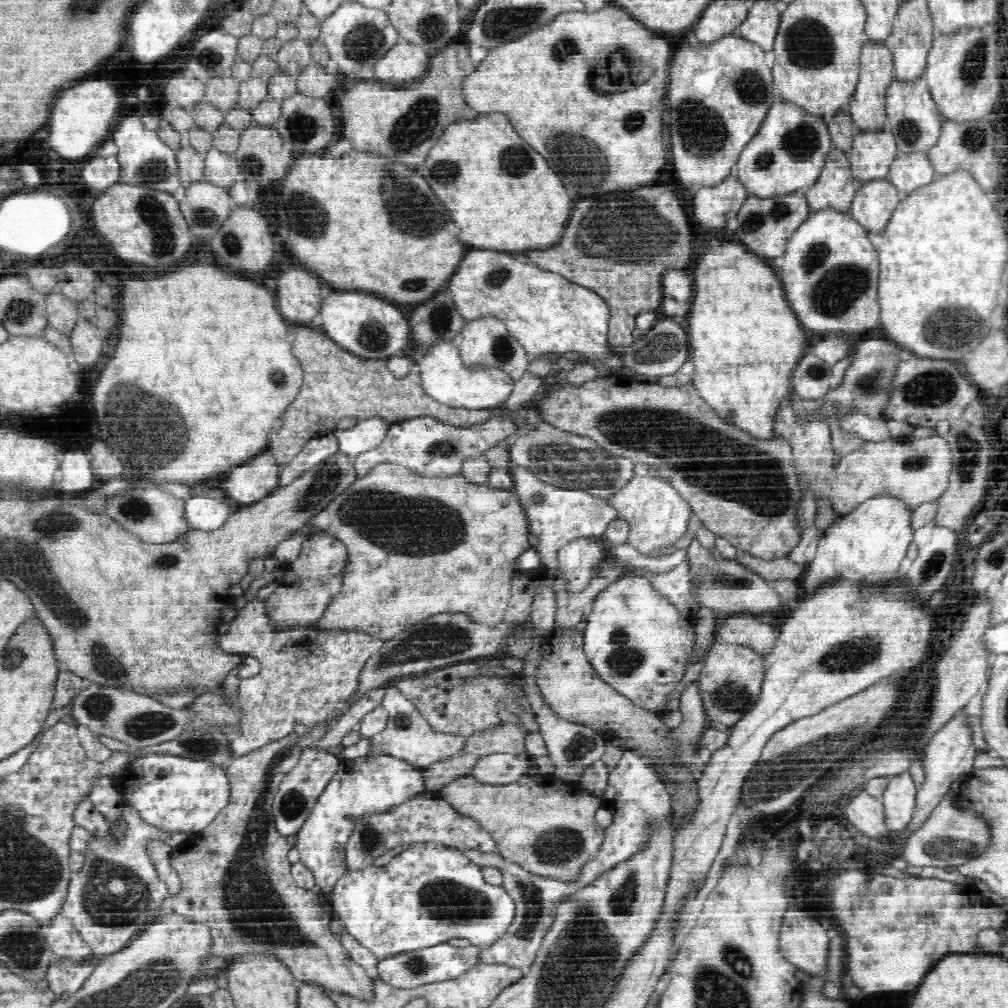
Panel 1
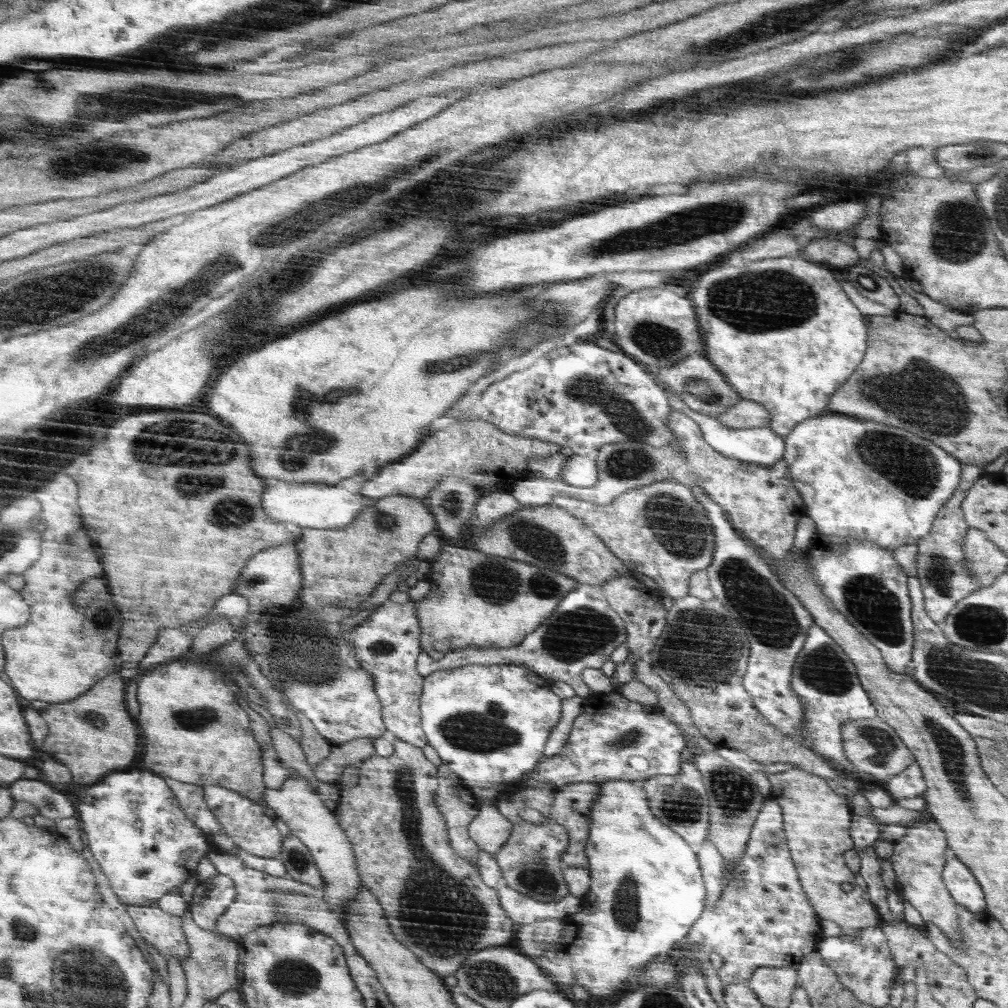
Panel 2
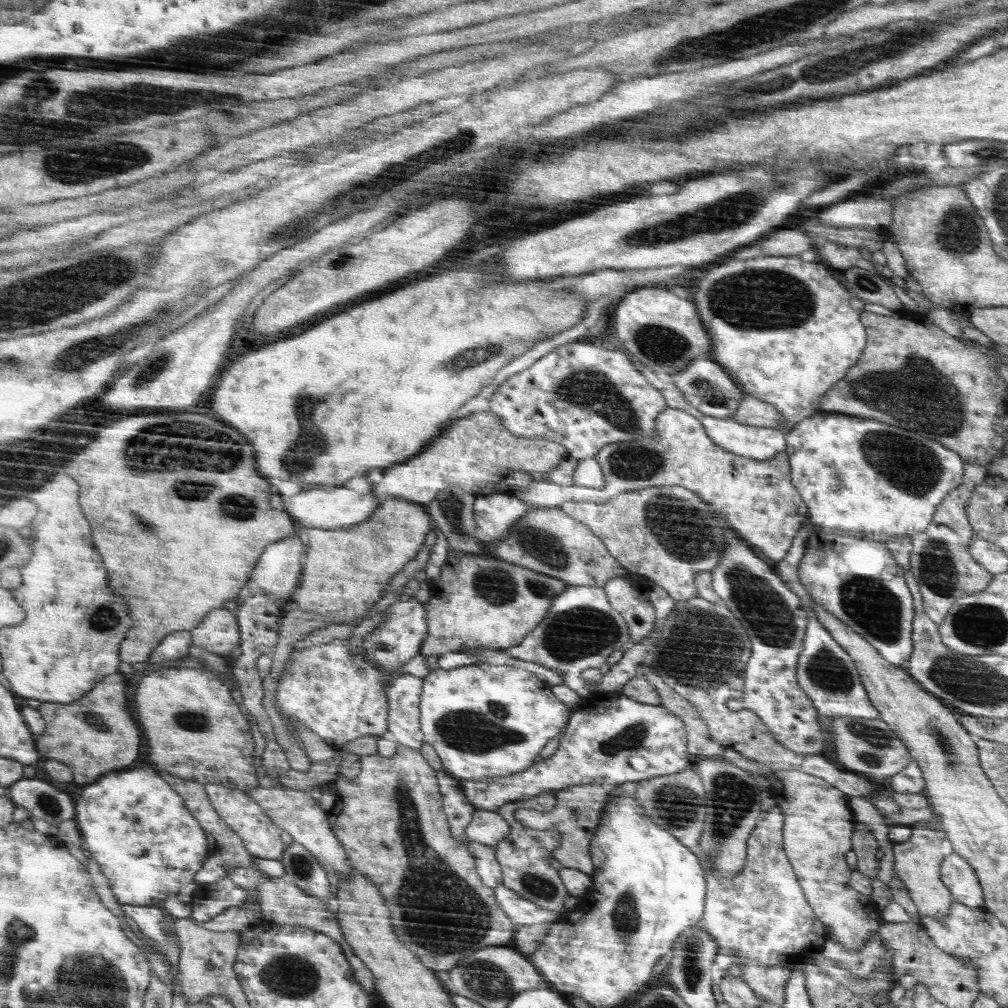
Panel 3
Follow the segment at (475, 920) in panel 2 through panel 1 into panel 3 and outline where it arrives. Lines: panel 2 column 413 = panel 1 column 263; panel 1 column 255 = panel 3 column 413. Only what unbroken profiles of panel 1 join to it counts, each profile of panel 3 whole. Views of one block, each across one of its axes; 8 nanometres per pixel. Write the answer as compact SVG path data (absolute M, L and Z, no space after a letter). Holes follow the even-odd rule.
M397 744L396 754L390 758L361 758L361 772L355 778L348 779L338 772L336 779L331 783L333 792L335 793L335 804L329 812L327 812L330 824L337 832L337 839L347 849L349 861L352 862L354 869L364 873L378 887L380 895L386 902L386 907L390 909L390 920L392 921L394 933L396 937L408 950L421 957L422 964L426 968L433 968L435 971L446 970L458 966L458 962L472 955L476 951L486 948L486 946L506 946L506 942L510 942L514 937L514 924L509 916L506 916L502 910L493 888L485 885L481 881L480 874L477 872L476 860L469 851L469 845L466 841L453 836L452 826L444 811L444 795L440 790L440 782L437 780L437 772L428 764L428 761L422 757L422 754L414 748Z

